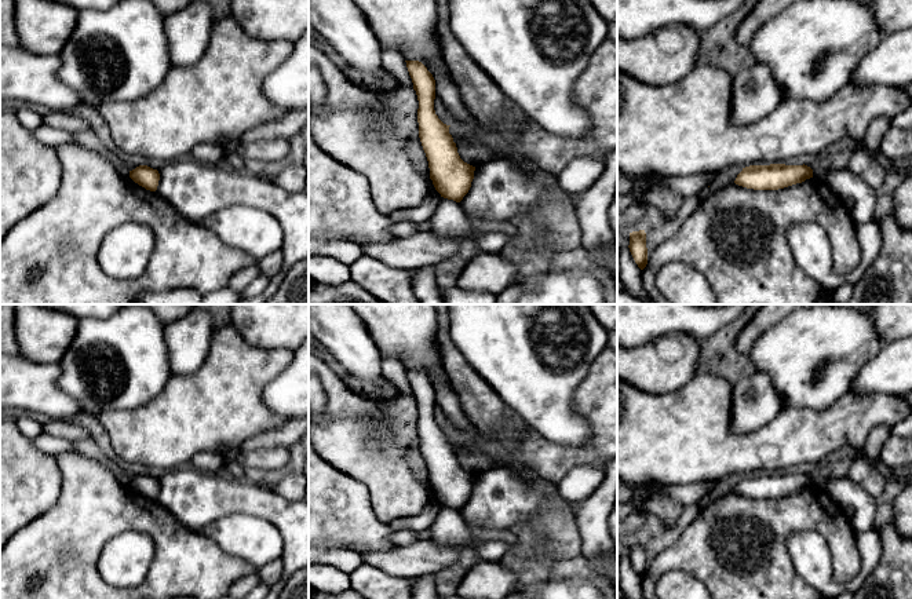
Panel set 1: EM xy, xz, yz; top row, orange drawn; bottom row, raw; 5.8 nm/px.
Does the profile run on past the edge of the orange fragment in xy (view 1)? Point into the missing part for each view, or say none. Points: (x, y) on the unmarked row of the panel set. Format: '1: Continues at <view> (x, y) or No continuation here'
1: No continuation here

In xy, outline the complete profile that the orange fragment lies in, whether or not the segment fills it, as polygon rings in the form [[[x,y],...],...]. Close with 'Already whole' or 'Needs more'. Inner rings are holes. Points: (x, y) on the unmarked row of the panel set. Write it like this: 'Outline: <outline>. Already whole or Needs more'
Outline: [[[139,474],[129,479],[129,486],[146,498],[156,500],[160,489],[160,482],[157,478],[153,478],[147,474]]]. Already whole

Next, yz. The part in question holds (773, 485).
Outline: [[[749,474],[743,476],[734,492],[754,498],[778,498],[813,486],[807,474]]]. Already whole

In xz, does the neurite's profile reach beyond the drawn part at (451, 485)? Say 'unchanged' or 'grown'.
unchanged

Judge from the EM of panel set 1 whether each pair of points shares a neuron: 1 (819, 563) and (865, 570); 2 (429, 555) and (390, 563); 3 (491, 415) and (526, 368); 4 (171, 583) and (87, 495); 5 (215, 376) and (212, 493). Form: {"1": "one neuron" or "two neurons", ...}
{"1": "one neuron", "2": "one neuron", "3": "two neurons", "4": "one neuron", "5": "two neurons"}

